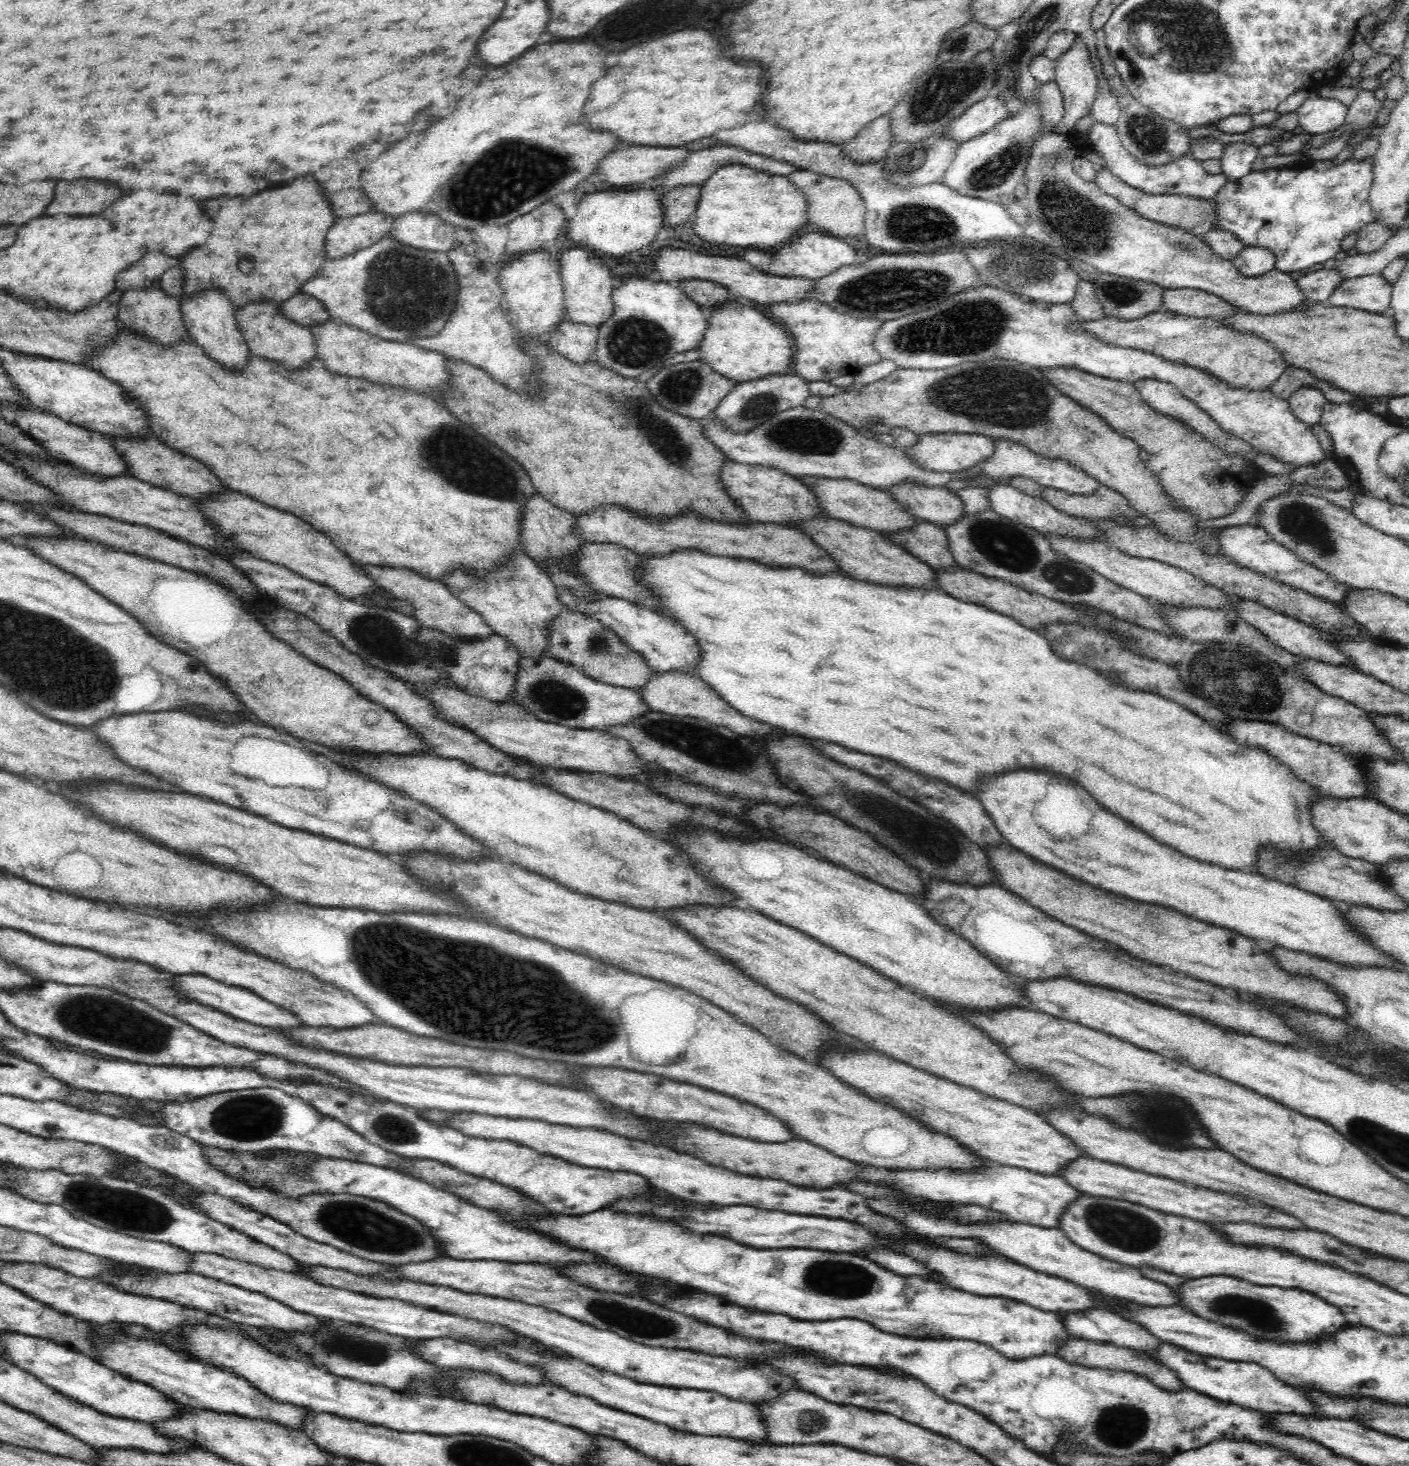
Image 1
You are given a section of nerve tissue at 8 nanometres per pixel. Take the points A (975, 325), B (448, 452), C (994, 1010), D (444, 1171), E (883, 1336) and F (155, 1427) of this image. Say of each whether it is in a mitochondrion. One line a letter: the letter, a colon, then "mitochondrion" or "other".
A: mitochondrion
B: mitochondrion
C: other
D: other
E: other
F: other

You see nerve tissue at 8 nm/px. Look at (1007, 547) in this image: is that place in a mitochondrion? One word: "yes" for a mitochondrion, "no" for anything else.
yes

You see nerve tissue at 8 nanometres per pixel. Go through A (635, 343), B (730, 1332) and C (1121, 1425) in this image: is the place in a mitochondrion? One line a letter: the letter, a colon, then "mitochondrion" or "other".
A: mitochondrion
B: other
C: mitochondrion

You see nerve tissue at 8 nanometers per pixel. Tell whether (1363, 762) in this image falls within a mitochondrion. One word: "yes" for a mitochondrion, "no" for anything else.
no

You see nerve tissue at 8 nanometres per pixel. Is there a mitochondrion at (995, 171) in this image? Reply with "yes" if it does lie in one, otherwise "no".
yes

